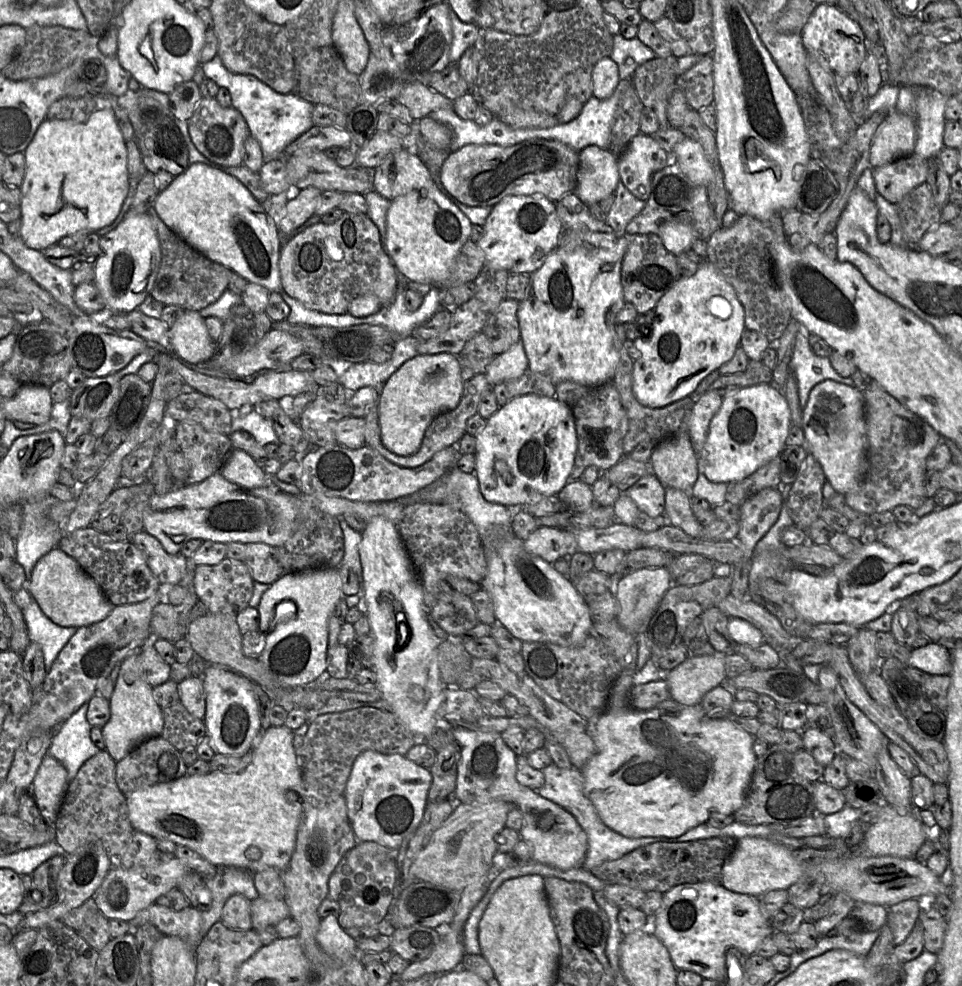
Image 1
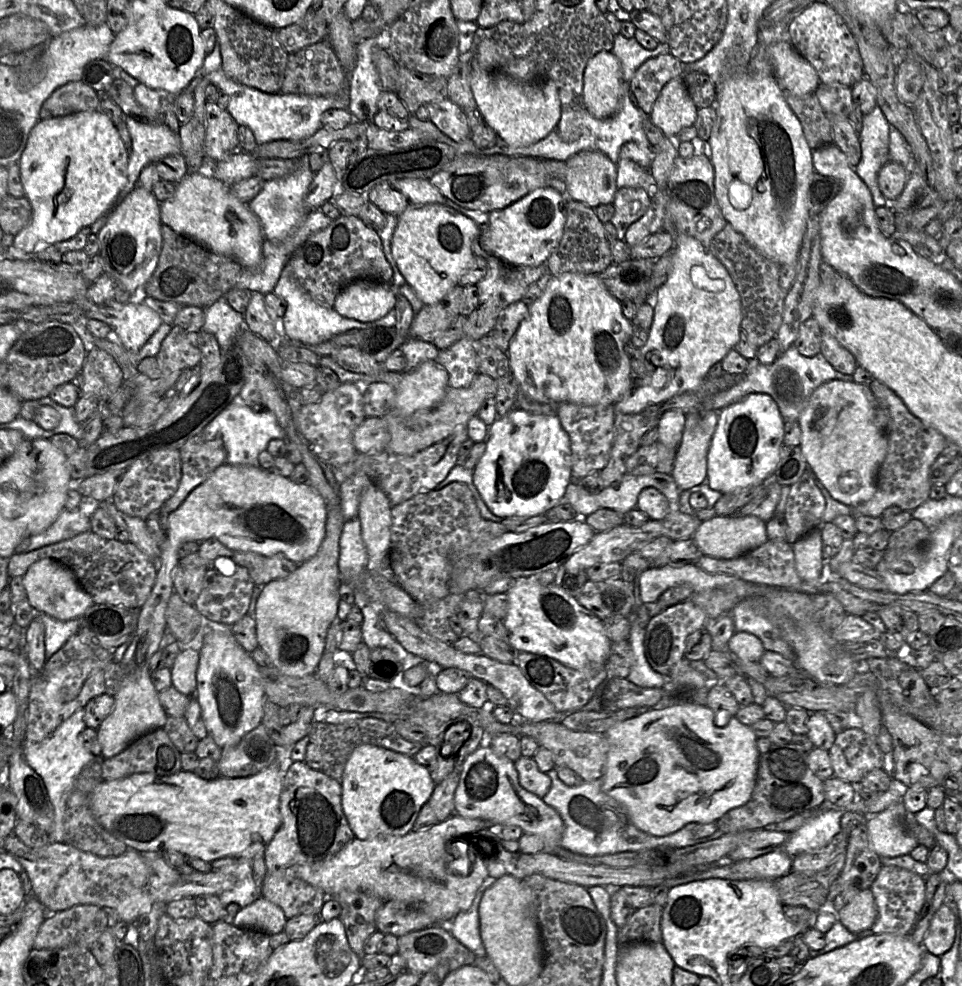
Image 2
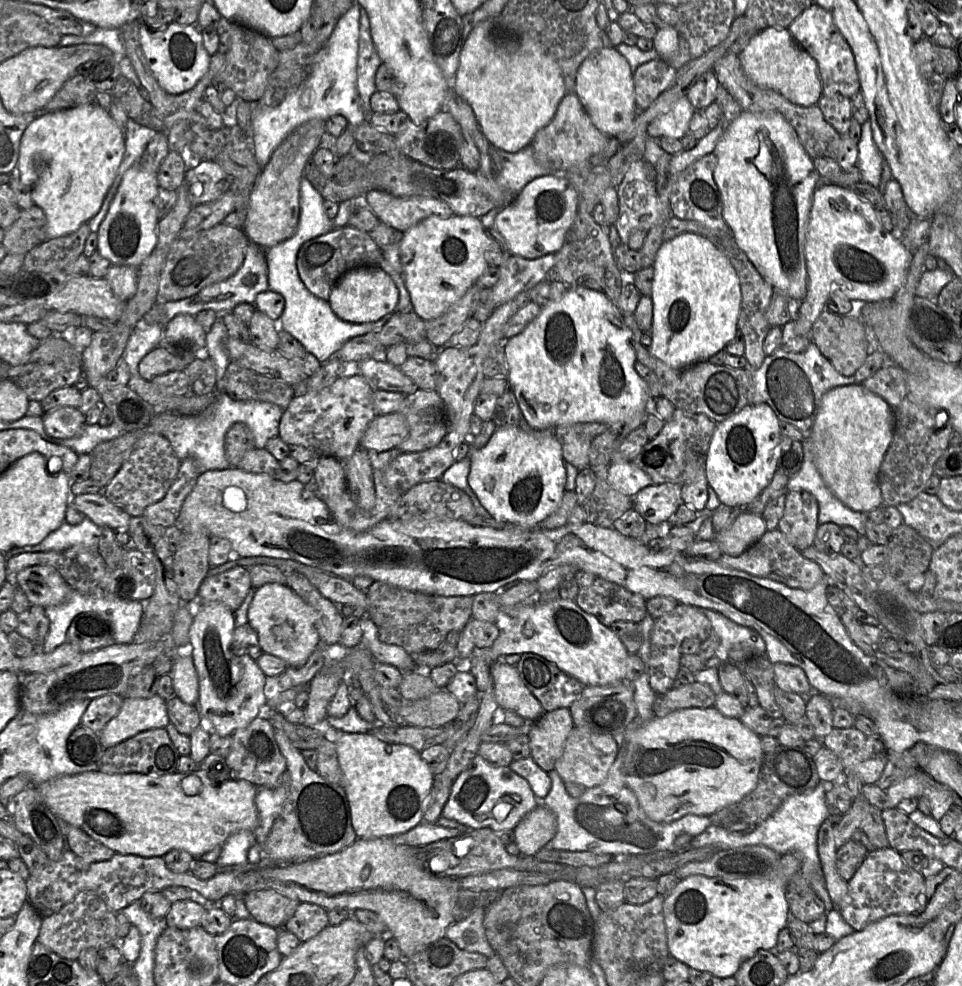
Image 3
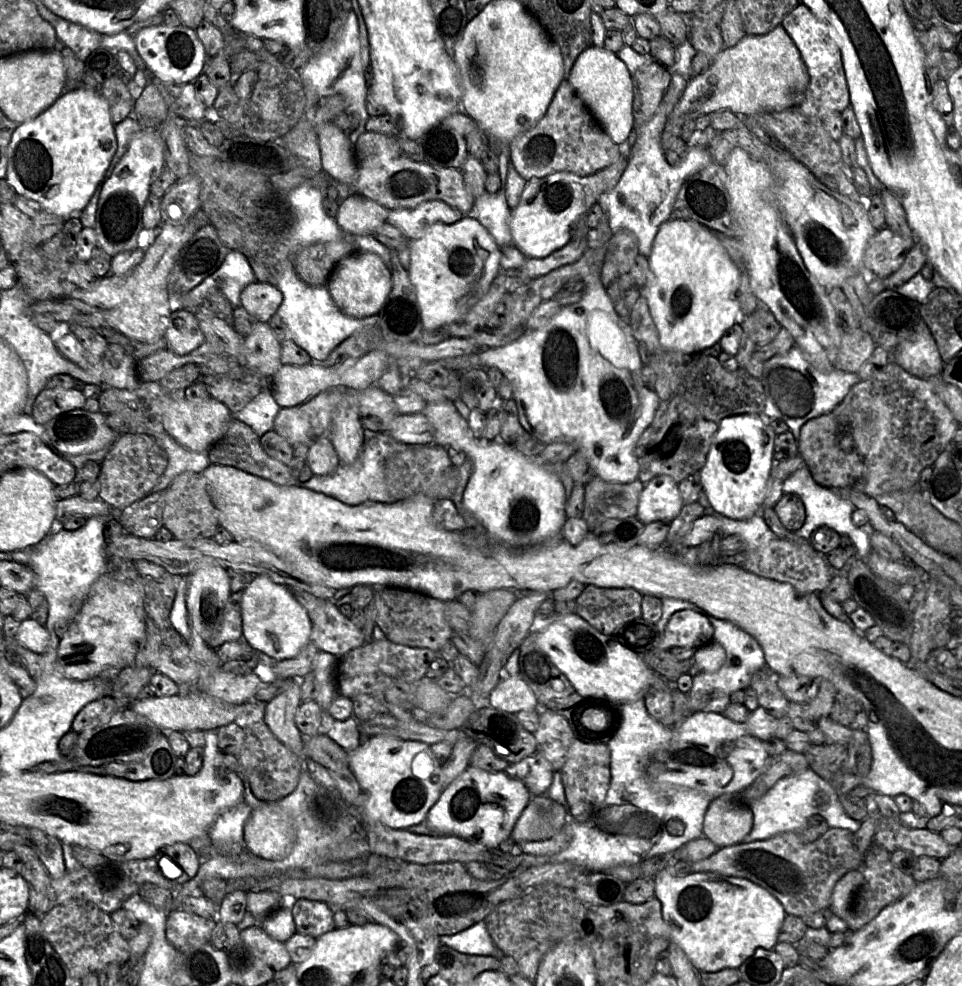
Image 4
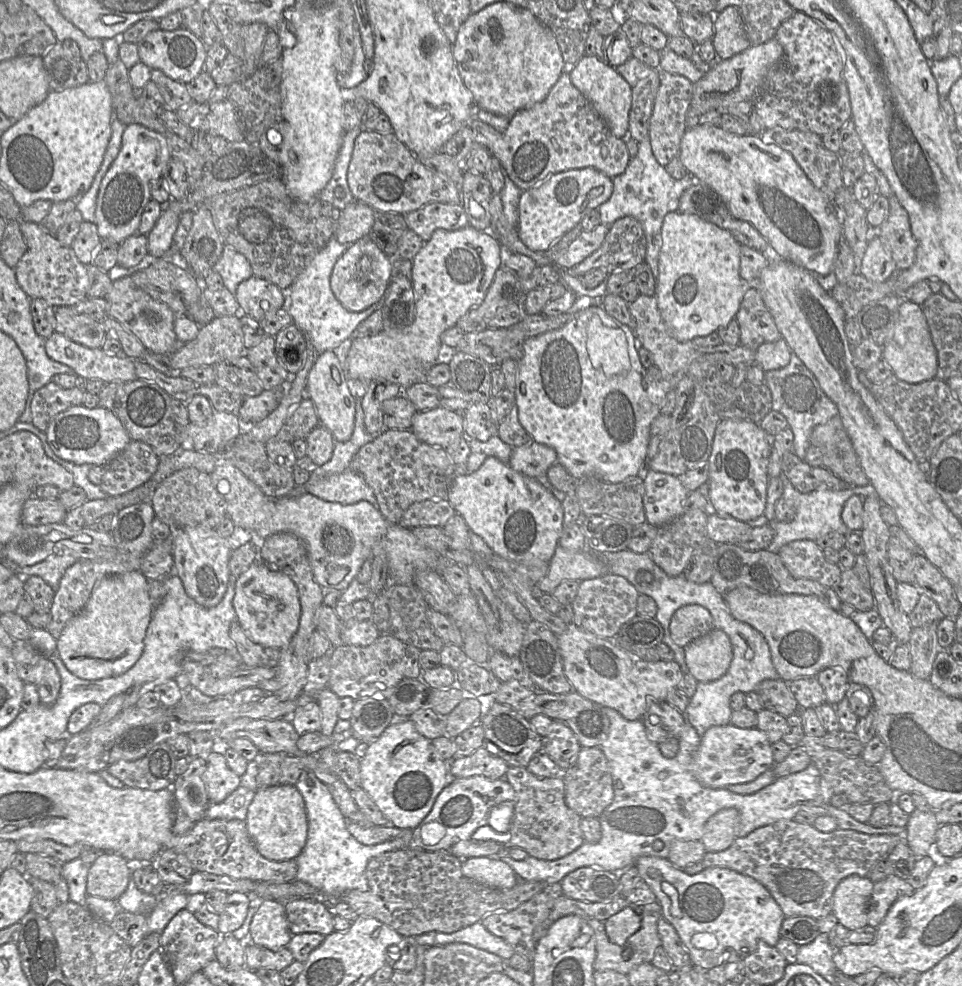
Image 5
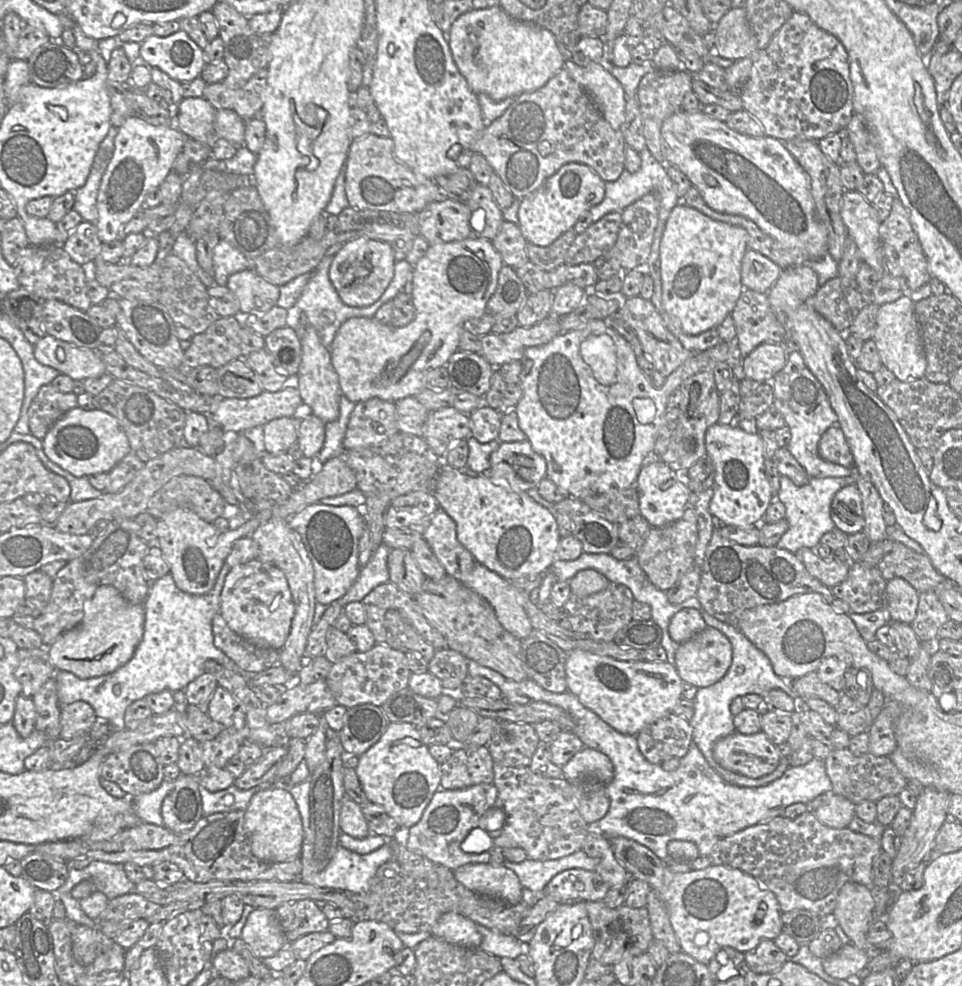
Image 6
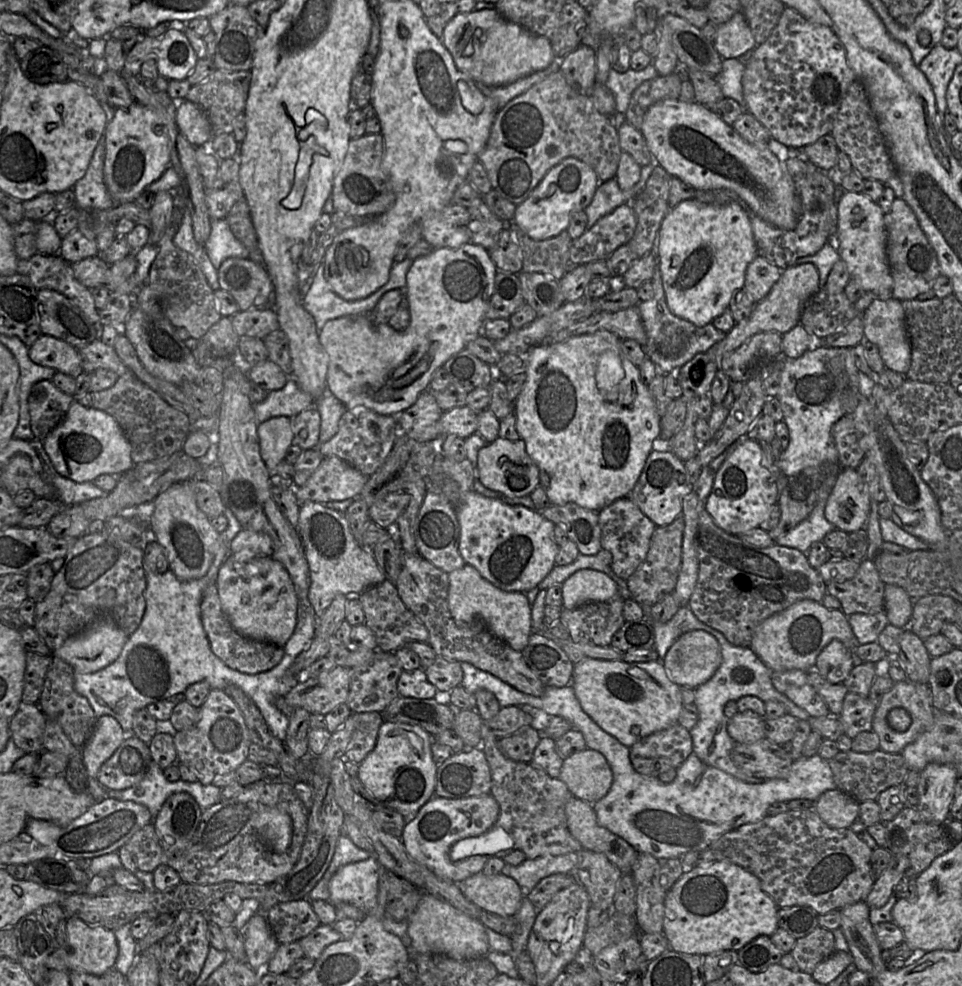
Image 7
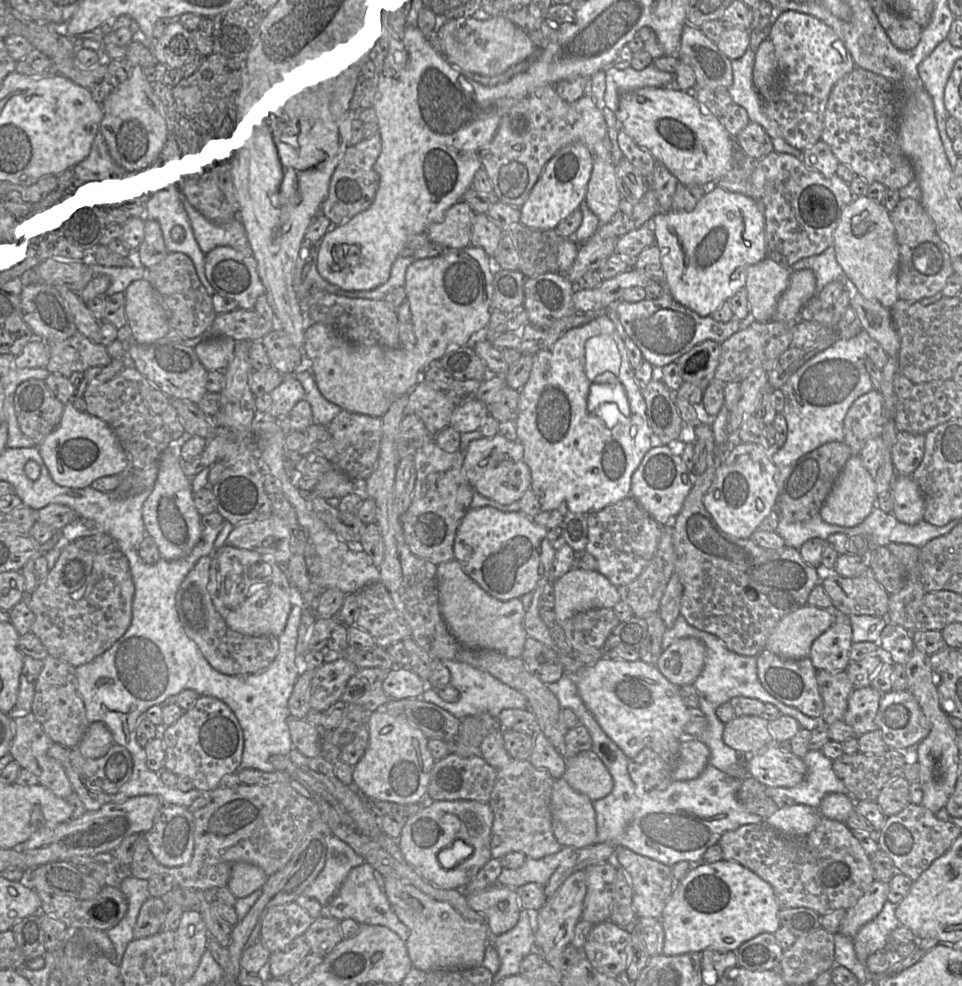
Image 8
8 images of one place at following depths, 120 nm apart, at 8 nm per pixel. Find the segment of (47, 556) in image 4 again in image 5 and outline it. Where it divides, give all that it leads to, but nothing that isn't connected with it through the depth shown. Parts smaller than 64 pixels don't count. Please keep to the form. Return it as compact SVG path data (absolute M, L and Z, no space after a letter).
M62 554L61 556L51 555L47 559L31 566L9 566L14 570L14 575L19 575L23 579L31 576L39 576L56 591L66 570L77 561L79 559L72 555Z

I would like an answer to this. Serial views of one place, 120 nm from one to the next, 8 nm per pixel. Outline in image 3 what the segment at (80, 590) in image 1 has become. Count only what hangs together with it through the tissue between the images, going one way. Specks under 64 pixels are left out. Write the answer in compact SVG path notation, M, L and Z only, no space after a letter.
M34 565L16 575L15 585L22 589L31 605L59 605L69 597L72 588L51 566Z

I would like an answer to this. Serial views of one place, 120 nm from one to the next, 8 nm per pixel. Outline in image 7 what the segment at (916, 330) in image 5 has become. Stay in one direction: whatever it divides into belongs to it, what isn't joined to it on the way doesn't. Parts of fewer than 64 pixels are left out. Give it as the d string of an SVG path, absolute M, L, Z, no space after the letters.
M877 297L862 316L865 340L877 345L885 367L906 375L911 364L911 344L902 301Z

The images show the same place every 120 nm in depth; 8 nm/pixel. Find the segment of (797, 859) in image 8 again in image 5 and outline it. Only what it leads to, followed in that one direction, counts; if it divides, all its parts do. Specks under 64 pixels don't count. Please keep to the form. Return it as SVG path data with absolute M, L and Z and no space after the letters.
M780 820L758 828L745 837L736 838L724 851L707 852L700 862L705 868L728 868L754 878L770 892L786 917L808 916L817 919L832 912L833 893L841 880L850 875L868 876L876 862L886 859L901 841L905 841L904 836L870 835L848 829L820 832L813 825Z

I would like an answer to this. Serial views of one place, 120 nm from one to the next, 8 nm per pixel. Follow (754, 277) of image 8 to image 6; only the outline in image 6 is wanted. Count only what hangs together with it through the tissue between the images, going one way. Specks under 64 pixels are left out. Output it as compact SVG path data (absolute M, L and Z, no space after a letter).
M748 249L742 259L741 282L744 288L768 293L778 280L782 268L761 253Z

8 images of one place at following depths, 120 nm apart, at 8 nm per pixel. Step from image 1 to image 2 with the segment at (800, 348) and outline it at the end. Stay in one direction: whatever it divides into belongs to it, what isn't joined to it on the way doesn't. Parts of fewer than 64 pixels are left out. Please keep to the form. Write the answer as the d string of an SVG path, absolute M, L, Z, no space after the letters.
M794 346L781 353L772 364L759 364L757 359L749 361L750 369L741 376L734 386L716 394L709 401L704 401L698 411L715 410L720 412L751 393L765 393L777 403L784 422L798 422L810 396L820 385L830 380L853 382L852 375L835 370L821 352L813 357L805 357Z

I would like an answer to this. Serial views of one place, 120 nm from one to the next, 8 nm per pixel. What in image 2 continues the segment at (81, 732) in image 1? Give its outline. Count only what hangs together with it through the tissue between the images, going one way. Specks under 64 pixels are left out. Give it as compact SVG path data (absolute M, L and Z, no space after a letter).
M80 708L69 716L49 737L41 742L24 742L22 753L27 764L43 779L49 799L54 809L54 822L50 832L50 842L65 842L65 812L74 783L84 768L95 756L80 742L80 734L86 728L85 709Z

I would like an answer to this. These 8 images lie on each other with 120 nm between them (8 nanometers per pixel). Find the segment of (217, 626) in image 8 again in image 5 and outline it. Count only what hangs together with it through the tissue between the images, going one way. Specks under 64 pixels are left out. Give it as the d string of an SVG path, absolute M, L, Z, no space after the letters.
M234 622L230 628L230 637L236 646L239 661L247 668L275 668L280 659L280 650L264 648L249 640L240 625Z

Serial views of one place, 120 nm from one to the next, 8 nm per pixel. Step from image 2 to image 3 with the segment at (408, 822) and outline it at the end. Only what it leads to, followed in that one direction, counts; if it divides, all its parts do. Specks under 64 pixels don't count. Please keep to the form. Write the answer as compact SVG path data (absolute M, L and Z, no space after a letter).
M329 726L324 738L336 747L342 770L342 787L346 793L351 823L358 838L373 839L393 837L405 833L423 822L424 801L430 795L434 774L421 758L420 752L408 745L390 744L369 733L345 733Z

